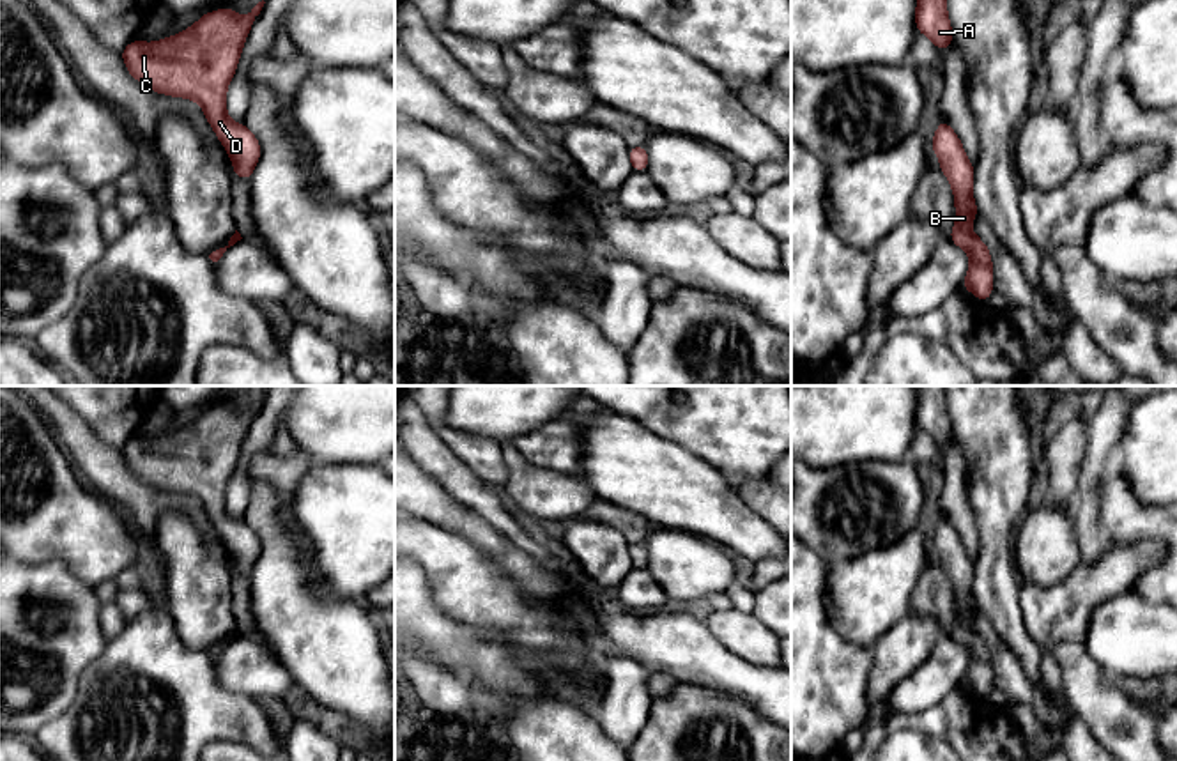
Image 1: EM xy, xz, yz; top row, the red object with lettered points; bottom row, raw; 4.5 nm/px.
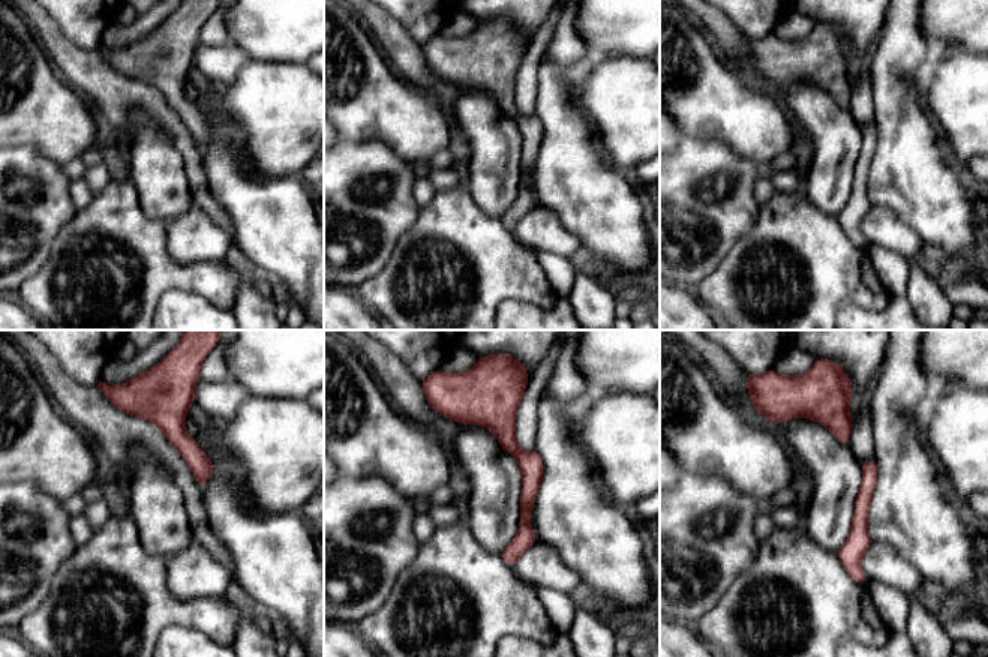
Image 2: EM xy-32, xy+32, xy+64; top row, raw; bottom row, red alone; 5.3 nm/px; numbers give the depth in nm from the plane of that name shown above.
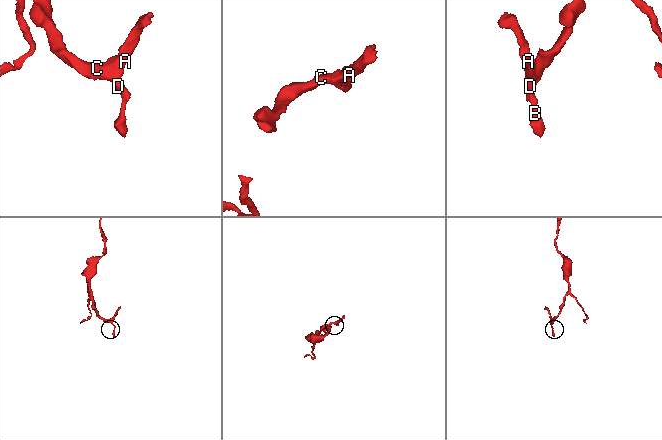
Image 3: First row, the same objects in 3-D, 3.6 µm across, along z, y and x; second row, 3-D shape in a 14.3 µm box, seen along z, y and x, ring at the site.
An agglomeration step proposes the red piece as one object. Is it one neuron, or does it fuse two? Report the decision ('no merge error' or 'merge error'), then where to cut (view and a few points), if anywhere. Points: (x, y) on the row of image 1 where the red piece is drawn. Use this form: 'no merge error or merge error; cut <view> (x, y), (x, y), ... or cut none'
no merge error; cut none

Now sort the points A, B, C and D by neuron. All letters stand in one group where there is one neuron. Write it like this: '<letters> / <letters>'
A B C D

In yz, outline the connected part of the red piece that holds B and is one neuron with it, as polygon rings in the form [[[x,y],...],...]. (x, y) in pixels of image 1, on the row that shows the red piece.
[[[943,119],[929,147],[936,152],[940,170],[954,189],[958,216],[949,239],[970,255],[970,267],[961,288],[968,288],[979,301],[986,303],[993,294],[993,264],[984,241],[970,230],[970,223],[977,216],[972,195],[973,165],[968,161],[961,140]]]

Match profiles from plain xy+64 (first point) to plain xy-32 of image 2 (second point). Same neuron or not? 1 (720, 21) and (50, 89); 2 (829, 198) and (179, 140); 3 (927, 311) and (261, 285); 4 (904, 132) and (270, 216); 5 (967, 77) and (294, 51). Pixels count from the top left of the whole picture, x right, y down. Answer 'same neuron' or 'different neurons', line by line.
1: different neurons
2: different neurons
3: different neurons
4: same neuron
5: different neurons

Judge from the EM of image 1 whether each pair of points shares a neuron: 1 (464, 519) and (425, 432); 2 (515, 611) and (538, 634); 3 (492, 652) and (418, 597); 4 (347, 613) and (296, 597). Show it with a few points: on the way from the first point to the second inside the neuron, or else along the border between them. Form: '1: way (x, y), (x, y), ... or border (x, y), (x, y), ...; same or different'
1: border (425, 471), (489, 524); different
2: way (521, 616), (533, 629); same
3: way (473, 652), (462, 648), (430, 616); same
4: way (335, 613), (312, 613), (308, 609); same

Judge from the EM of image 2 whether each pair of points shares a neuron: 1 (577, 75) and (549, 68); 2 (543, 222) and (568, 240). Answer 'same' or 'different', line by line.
1: different
2: same

